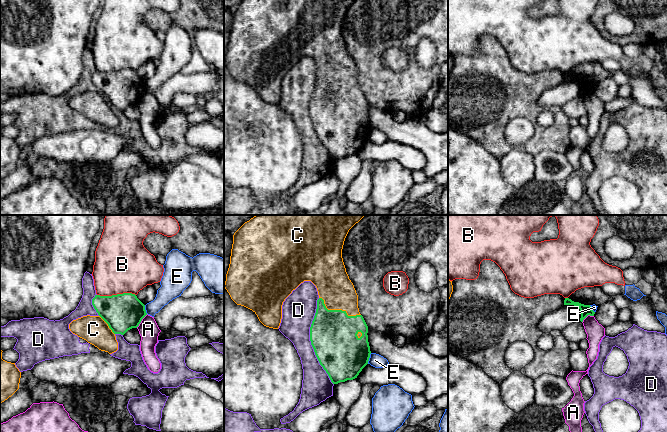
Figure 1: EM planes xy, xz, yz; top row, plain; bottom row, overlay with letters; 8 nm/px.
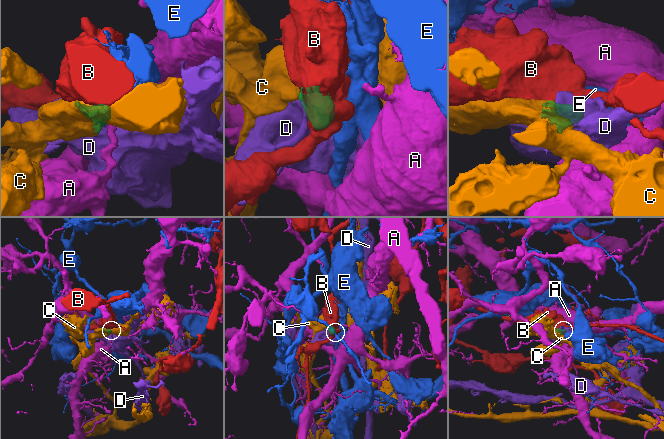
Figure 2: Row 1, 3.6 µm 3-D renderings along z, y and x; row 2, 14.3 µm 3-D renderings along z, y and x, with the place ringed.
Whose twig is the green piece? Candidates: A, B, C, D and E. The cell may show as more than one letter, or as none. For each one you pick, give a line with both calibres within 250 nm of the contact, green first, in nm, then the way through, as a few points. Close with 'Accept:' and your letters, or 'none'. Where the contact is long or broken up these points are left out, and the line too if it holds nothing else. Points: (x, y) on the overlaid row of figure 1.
C: 380/280 nm
Accept: C

